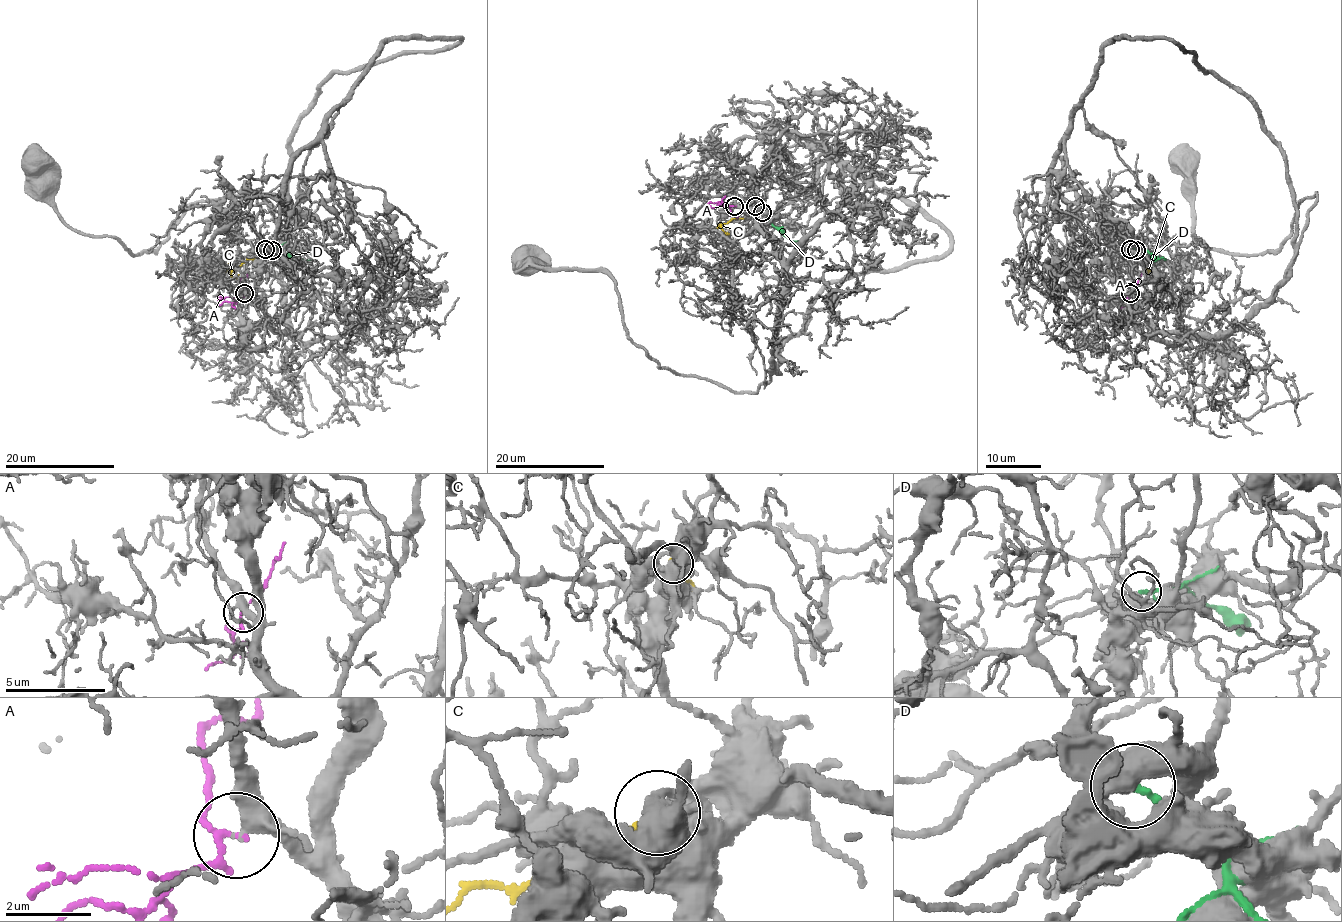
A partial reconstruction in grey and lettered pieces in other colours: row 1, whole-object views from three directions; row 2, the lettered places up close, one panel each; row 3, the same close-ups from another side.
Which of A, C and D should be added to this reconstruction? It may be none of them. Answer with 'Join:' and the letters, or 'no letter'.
Join: A

